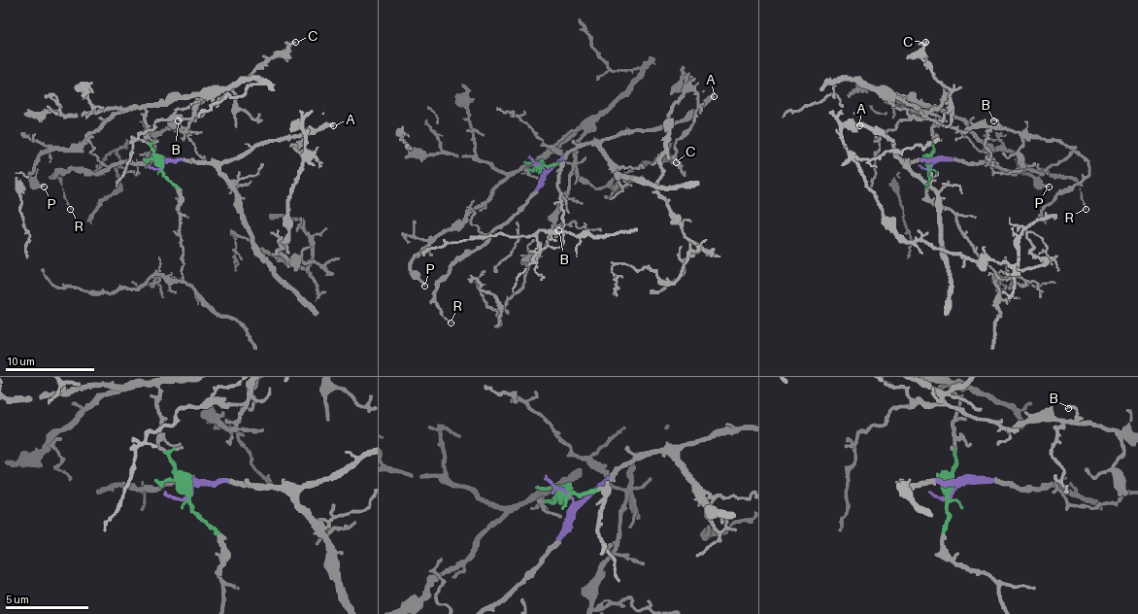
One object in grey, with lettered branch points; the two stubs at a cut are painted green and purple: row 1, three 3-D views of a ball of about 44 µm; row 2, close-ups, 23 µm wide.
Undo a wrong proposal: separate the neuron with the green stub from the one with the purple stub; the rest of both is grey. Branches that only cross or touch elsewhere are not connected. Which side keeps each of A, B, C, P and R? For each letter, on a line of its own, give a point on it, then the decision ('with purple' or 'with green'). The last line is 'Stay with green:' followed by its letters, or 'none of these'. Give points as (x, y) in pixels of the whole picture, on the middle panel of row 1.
A: (714, 96) | with purple
B: (558, 230) | with green
C: (676, 162) | with green
P: (424, 286) | with green
R: (451, 323) | with purple
Stay with green: B, C, P

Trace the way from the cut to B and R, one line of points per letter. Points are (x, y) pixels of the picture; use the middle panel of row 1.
B: (542, 167), (526, 172), (583, 129), (569, 191), (553, 232), (560, 234), (557, 230)
R: (542, 167), (540, 187), (480, 246), (468, 250), (435, 292), (437, 308), (451, 322)

